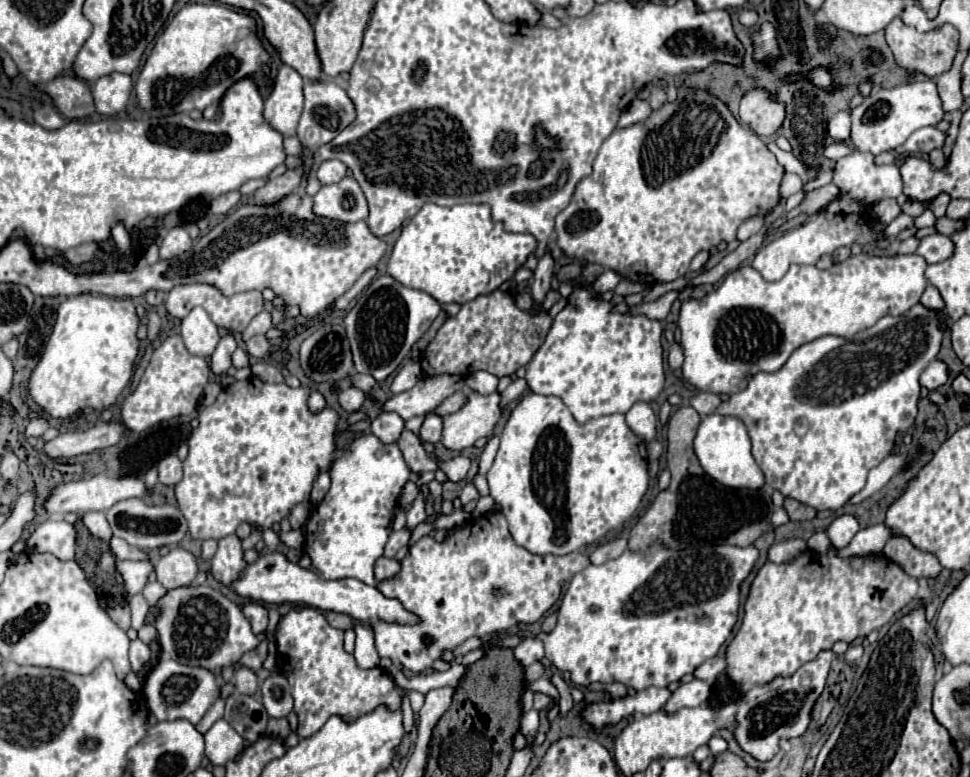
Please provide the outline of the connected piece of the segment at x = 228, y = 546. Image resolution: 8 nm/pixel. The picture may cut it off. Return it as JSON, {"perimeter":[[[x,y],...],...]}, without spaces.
{"perimeter":[[[230,534],[220,540],[218,550],[210,562],[210,574],[220,584],[230,584],[238,574],[244,570],[244,550],[240,546],[240,538],[236,534]]]}

